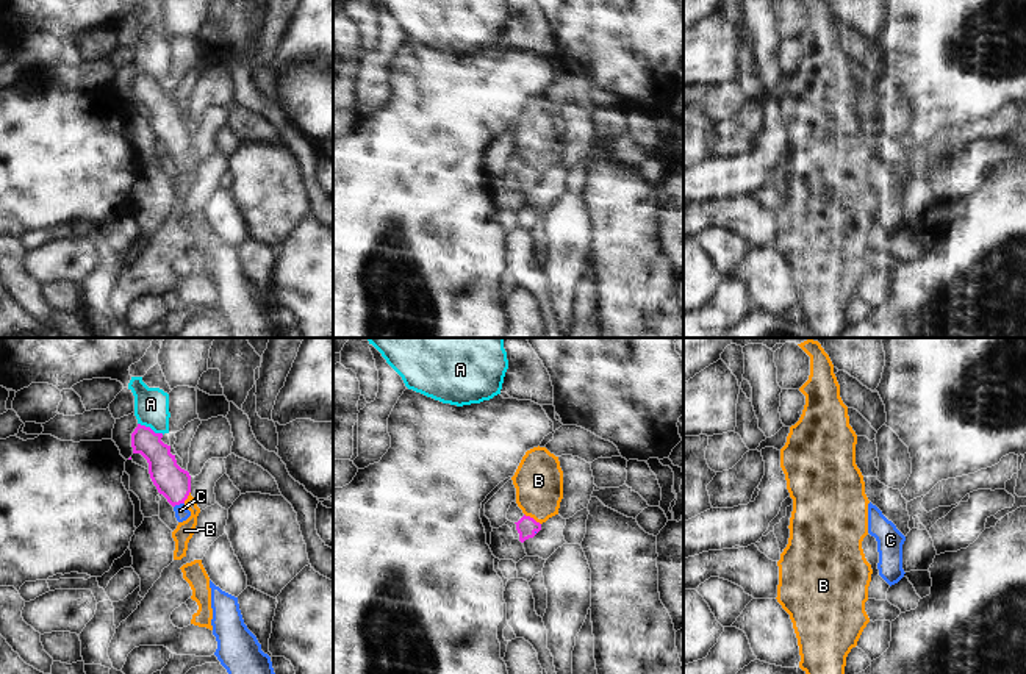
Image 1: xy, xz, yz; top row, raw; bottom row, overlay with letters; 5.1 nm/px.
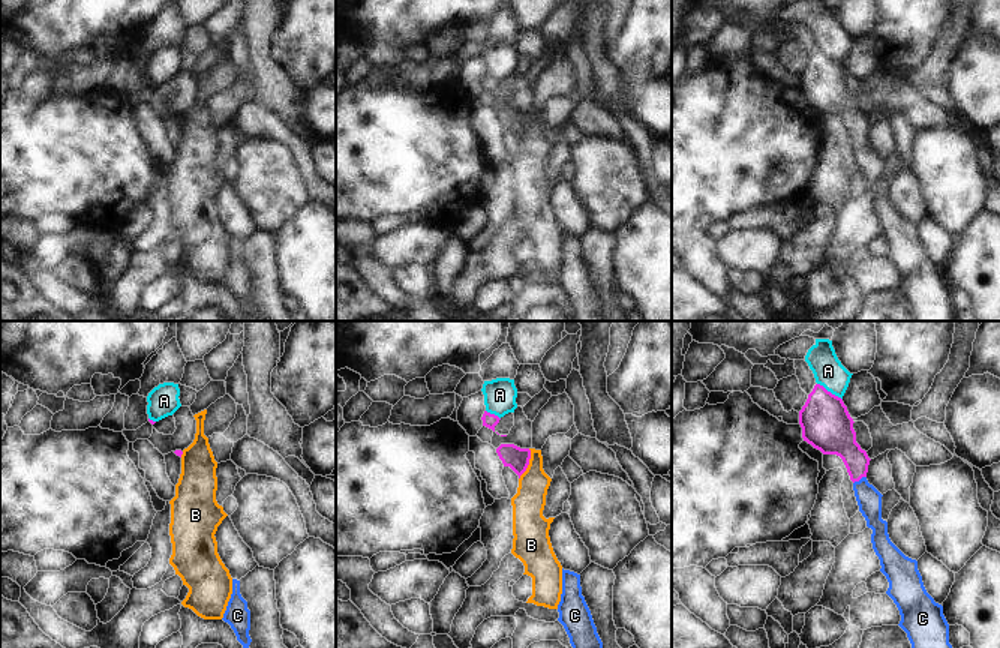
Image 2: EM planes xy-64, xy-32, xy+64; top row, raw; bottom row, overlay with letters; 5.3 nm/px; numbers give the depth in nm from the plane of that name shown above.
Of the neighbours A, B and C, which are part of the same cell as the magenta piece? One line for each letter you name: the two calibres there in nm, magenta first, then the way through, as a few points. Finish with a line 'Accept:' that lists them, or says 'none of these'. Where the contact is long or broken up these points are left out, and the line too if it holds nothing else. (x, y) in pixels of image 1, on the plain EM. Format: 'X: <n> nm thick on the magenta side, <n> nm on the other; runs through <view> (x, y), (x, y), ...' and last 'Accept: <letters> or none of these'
C: 170 nm thick on the magenta side, 70 nm on the other; runs through xy (171, 130), (175, 135), (179, 154), (182, 163)
Accept: C

